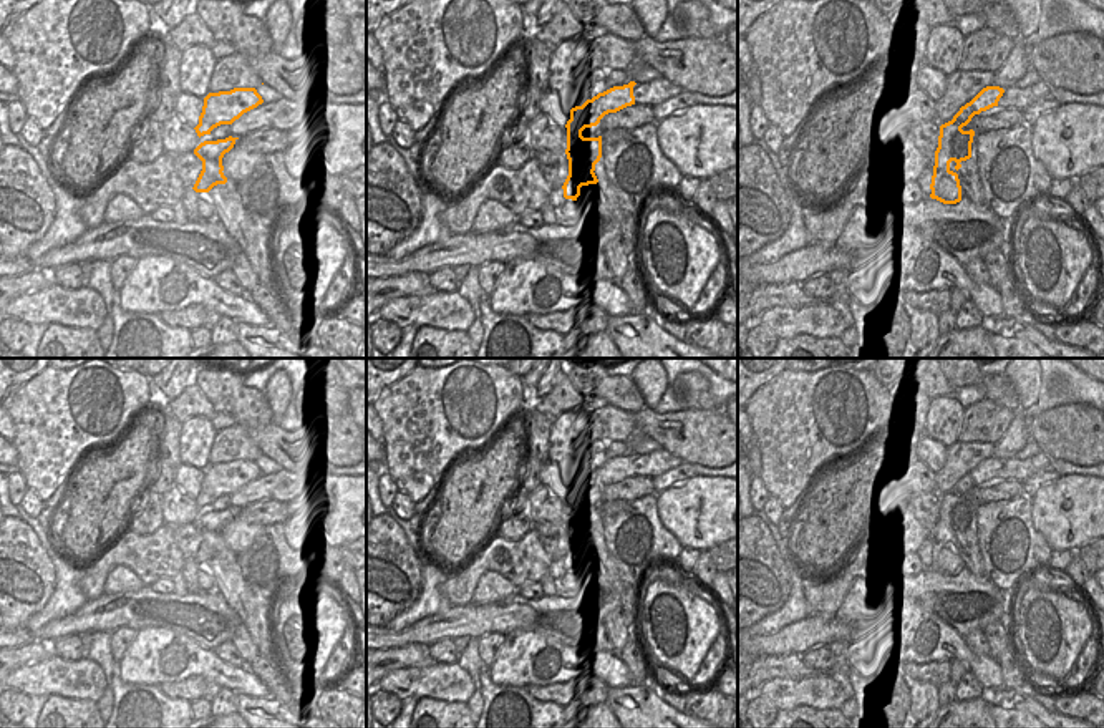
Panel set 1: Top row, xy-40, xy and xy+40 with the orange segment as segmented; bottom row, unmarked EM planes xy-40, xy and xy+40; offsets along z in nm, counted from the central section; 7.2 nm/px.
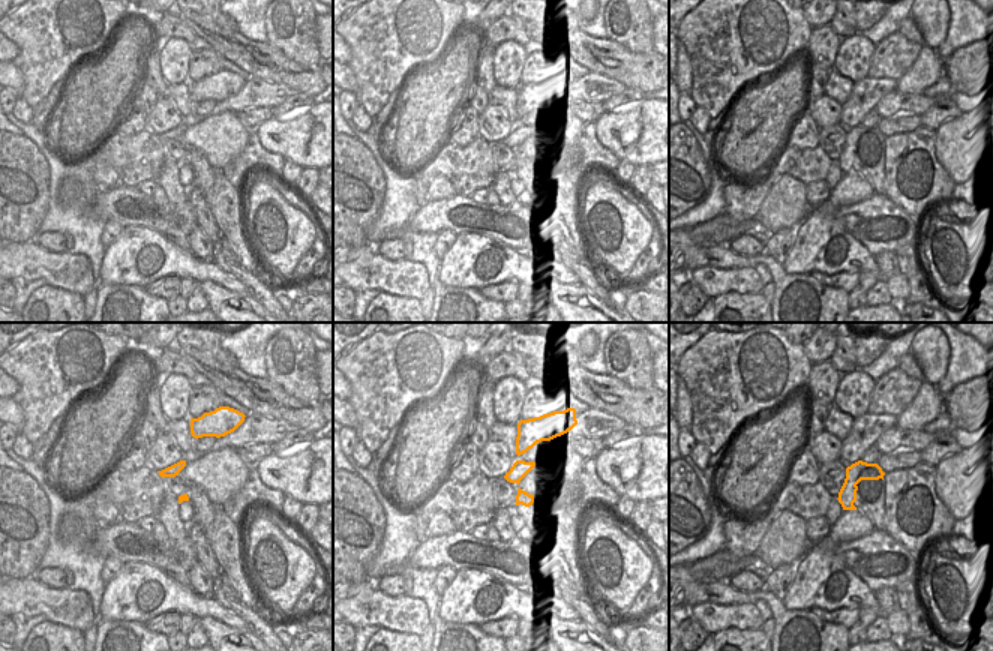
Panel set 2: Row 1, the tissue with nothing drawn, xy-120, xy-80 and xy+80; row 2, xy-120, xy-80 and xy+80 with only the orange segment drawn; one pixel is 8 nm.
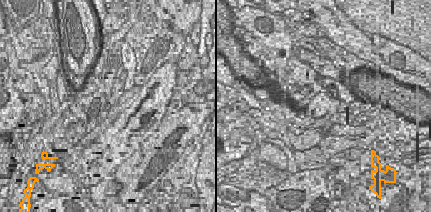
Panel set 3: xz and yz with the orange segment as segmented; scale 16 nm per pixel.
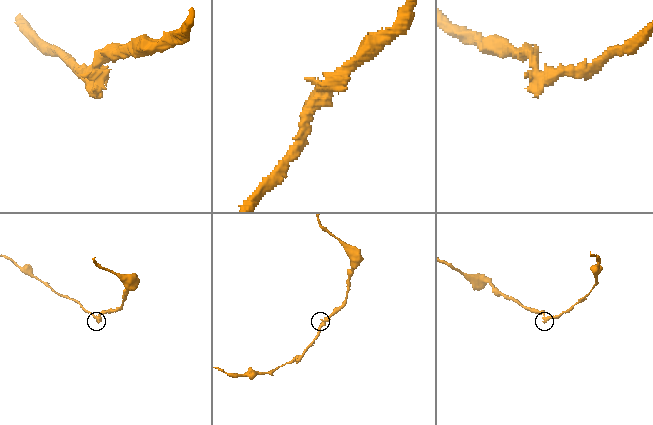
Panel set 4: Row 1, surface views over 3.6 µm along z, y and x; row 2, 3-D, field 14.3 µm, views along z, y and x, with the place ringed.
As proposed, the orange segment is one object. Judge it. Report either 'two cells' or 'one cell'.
one cell

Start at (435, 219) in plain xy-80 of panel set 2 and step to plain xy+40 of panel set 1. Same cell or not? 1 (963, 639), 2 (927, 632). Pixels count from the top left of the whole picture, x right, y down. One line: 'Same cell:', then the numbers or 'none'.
Same cell: 1

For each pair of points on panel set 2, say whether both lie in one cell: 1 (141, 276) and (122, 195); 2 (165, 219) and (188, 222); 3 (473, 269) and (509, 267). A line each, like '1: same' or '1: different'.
1: different
2: same
3: same

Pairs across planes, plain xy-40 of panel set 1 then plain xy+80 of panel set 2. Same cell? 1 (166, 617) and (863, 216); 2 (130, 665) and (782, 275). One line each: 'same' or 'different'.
1: same
2: different

